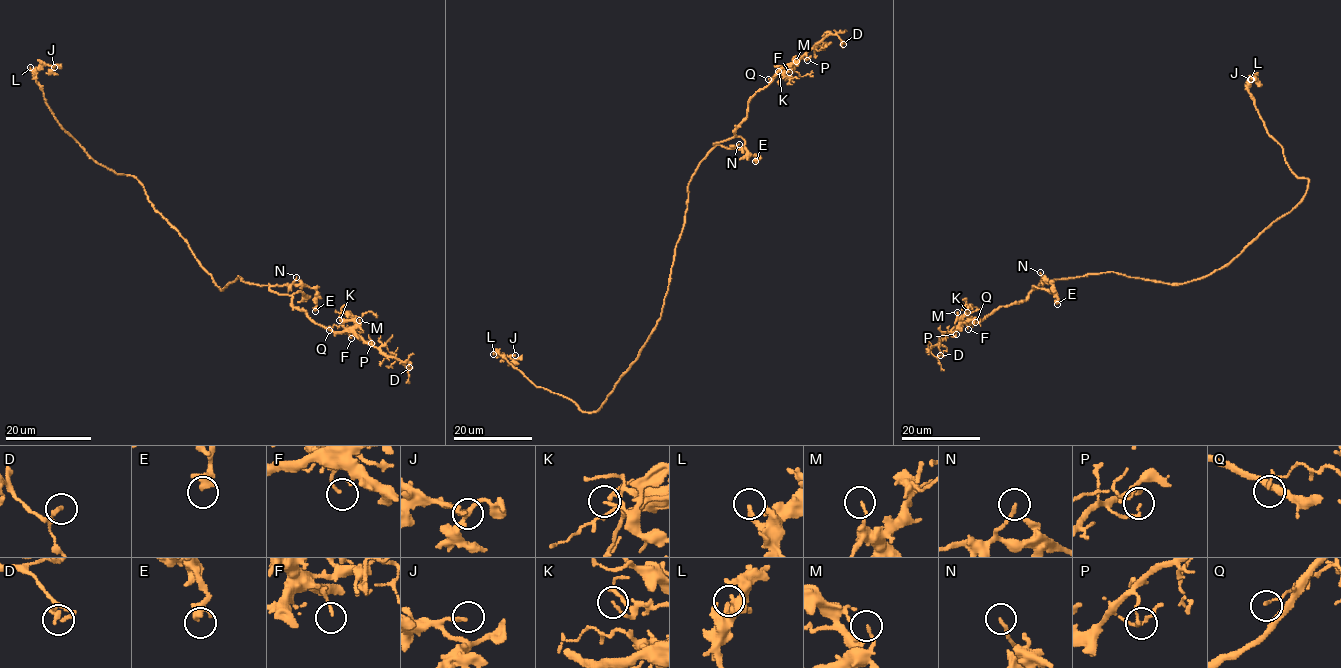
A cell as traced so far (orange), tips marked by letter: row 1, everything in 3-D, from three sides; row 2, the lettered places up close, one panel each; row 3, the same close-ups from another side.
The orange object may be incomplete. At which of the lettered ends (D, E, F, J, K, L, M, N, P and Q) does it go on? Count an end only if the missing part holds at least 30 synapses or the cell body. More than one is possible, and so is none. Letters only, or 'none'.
none

